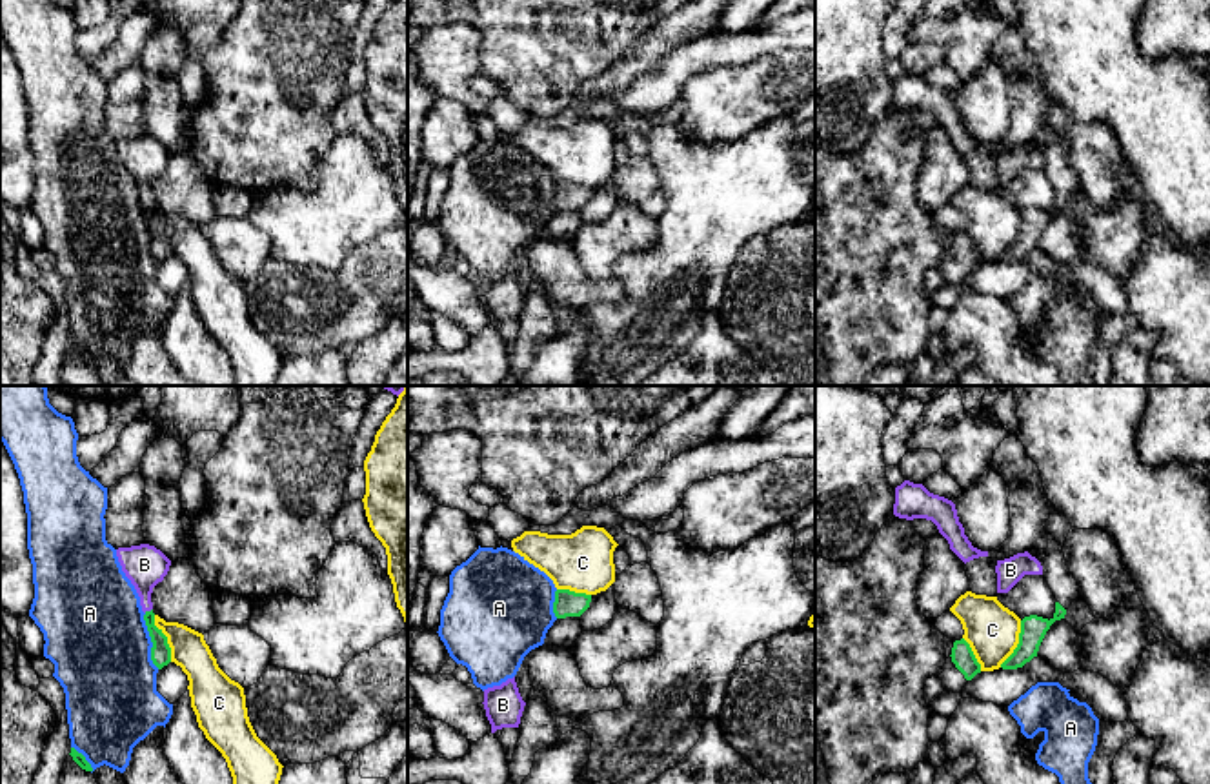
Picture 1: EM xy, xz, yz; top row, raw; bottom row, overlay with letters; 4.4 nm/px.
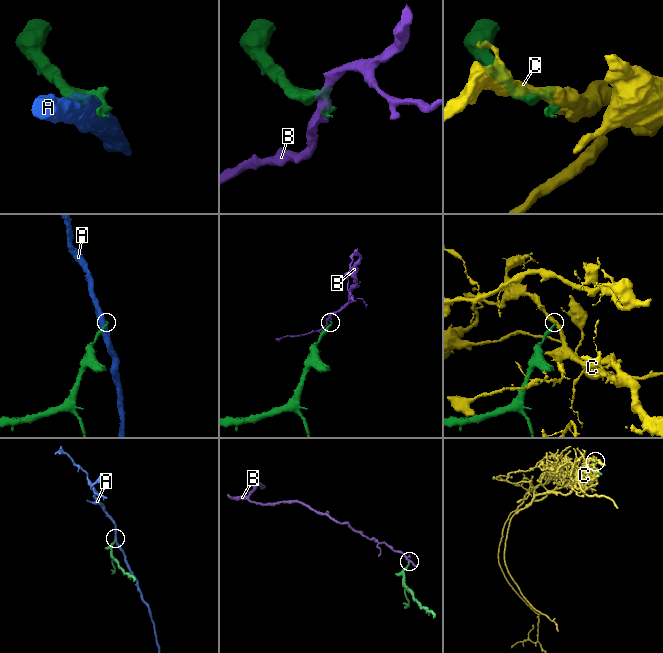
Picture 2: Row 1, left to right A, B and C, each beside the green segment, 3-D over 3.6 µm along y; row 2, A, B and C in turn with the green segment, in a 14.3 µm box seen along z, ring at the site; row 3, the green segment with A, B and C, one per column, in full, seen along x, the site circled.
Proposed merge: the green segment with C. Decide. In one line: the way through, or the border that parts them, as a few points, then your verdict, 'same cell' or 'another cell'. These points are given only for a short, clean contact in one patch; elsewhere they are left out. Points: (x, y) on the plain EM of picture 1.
border xy (153, 208), (153, 217), (166, 230), (171, 253); another cell

